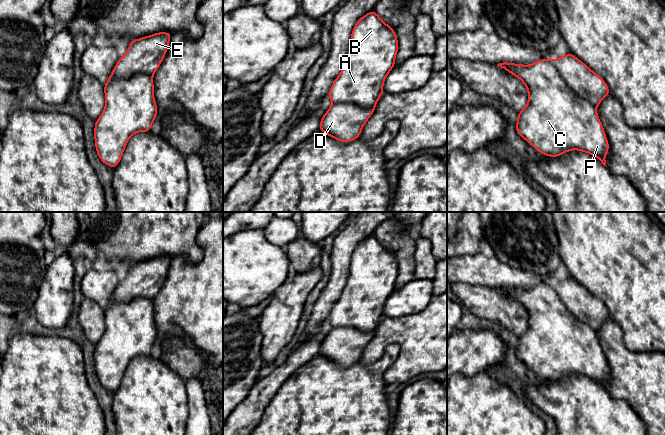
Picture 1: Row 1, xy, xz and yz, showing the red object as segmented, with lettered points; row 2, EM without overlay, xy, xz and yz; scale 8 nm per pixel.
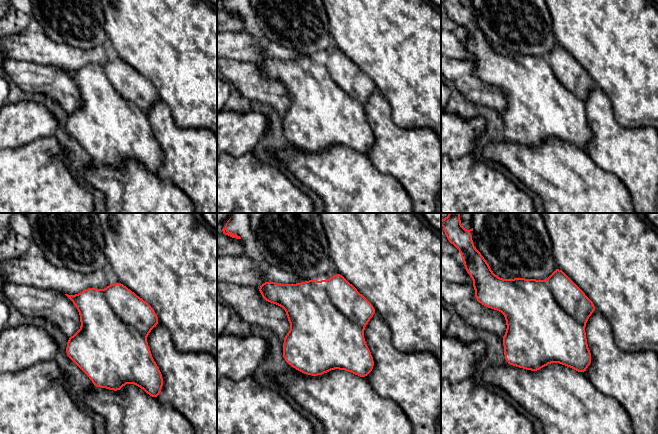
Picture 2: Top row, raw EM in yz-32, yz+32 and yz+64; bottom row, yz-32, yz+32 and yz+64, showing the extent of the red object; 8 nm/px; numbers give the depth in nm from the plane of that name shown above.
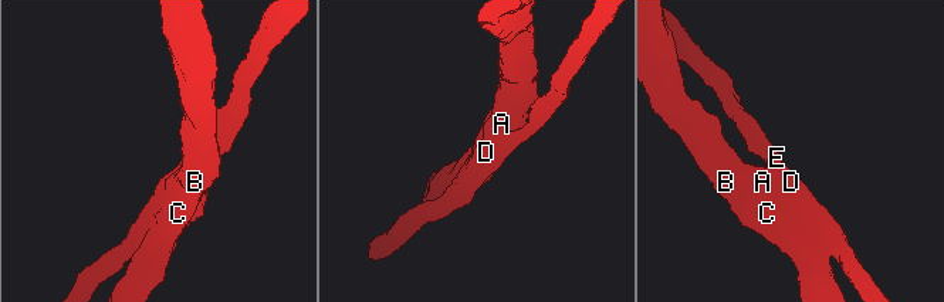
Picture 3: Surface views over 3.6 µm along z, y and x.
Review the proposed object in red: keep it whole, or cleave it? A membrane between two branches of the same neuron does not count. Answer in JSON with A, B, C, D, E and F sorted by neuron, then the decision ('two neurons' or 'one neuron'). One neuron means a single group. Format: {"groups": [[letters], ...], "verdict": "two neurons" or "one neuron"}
{"groups": [["A", "B", "C", "F"], ["D", "E"]], "verdict": "two neurons"}

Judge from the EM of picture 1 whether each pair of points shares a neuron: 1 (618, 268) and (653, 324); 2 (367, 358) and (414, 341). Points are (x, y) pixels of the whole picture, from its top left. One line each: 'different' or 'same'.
1: same
2: same

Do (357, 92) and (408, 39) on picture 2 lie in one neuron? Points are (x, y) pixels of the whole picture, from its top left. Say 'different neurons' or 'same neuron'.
different neurons

